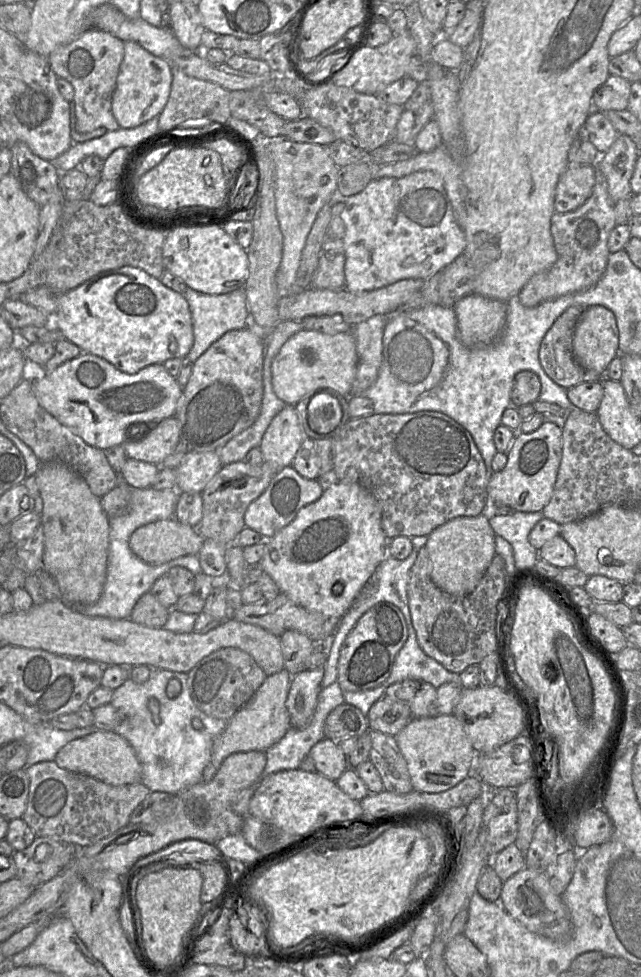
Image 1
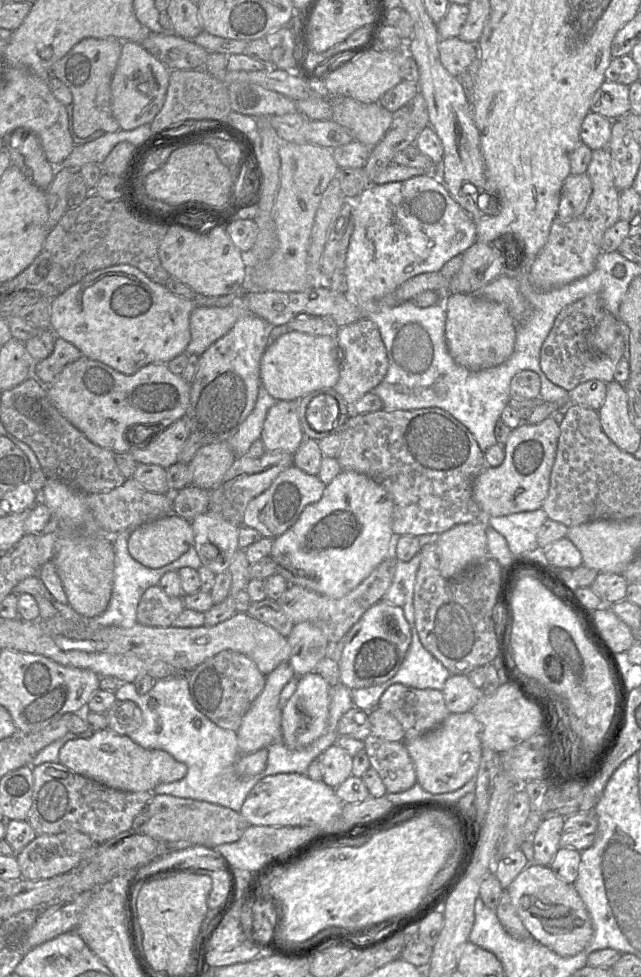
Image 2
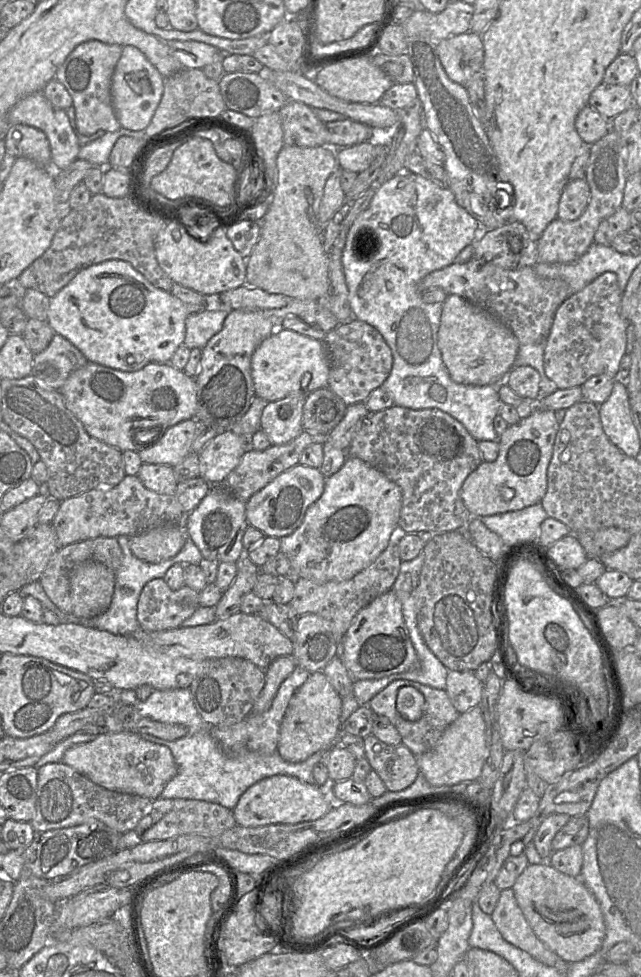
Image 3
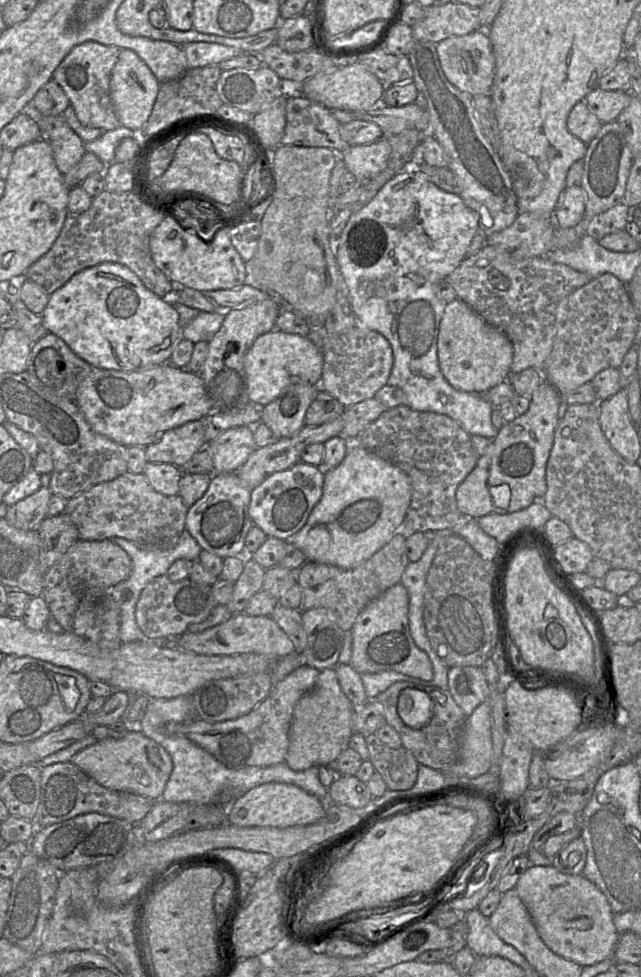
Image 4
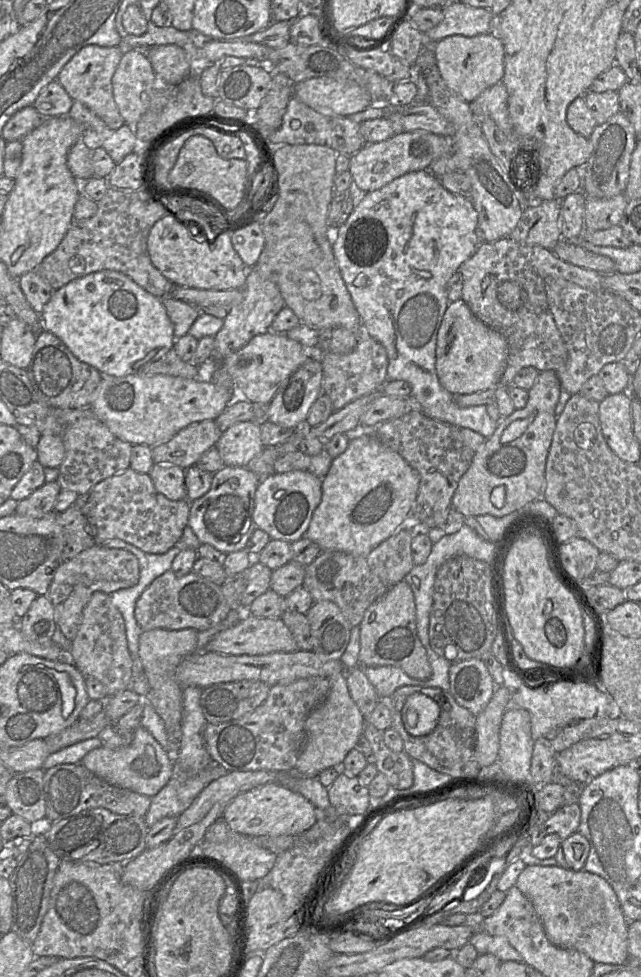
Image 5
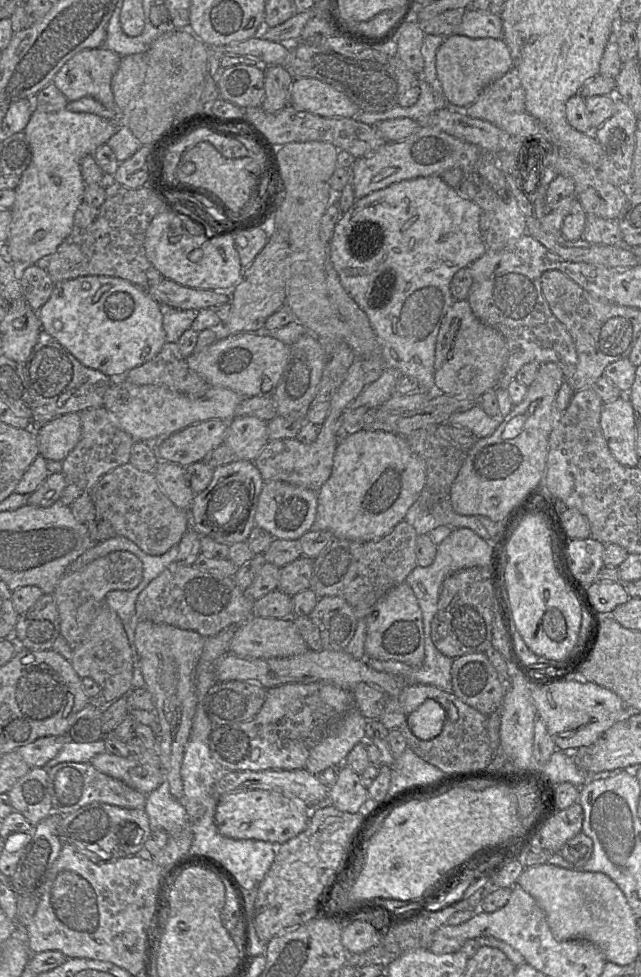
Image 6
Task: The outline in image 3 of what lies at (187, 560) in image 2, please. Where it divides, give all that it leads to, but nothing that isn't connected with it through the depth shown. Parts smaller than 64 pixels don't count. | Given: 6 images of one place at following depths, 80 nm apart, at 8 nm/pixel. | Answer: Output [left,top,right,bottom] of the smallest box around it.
[85,537,202,636]

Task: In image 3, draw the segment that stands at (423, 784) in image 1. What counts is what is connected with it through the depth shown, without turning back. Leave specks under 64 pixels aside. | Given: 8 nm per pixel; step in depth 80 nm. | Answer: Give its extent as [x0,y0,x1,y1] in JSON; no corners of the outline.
[416,706,488,786]

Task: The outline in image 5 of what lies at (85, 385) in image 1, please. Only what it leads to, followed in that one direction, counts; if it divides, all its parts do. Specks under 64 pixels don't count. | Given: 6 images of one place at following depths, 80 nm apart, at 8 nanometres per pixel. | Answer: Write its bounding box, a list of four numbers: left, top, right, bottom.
[91,375,233,448]

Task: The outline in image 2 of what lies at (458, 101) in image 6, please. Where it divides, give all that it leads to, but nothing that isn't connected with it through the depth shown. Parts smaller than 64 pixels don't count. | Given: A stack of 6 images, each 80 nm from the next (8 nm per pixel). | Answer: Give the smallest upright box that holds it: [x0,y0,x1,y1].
[437,37,479,77]

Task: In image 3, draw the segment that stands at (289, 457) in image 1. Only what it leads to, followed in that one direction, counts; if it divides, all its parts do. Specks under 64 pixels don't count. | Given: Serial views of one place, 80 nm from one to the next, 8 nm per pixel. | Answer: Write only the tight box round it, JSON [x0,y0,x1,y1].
[261,394,307,446]

